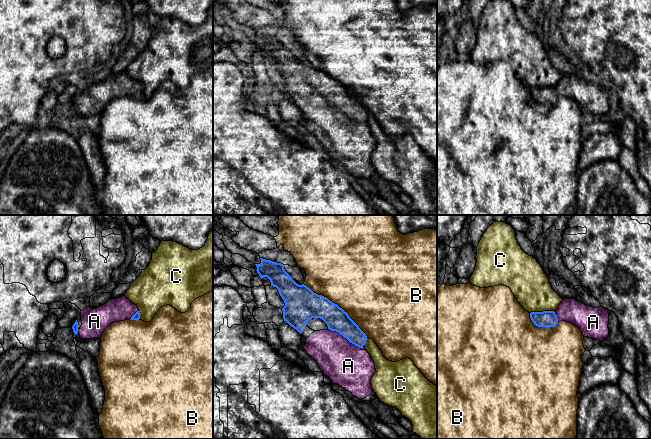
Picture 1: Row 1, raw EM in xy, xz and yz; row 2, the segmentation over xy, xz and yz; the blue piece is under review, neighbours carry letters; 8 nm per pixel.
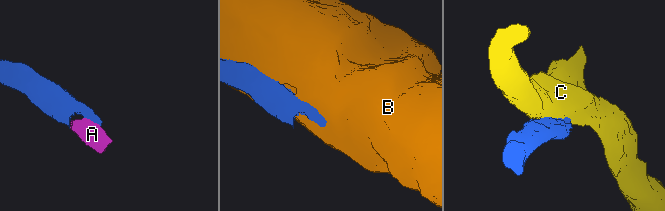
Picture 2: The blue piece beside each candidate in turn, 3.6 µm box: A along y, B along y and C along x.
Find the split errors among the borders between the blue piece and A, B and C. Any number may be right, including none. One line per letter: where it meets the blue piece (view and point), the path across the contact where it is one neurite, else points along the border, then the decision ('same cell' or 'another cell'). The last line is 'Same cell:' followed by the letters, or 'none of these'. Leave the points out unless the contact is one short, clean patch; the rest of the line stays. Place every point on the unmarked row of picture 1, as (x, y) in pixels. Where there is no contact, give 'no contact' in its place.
A: xz (345, 113) | same cell
B: xz (336, 80) | another cell
C: yz (541, 88) | another cell
Same cell: A

